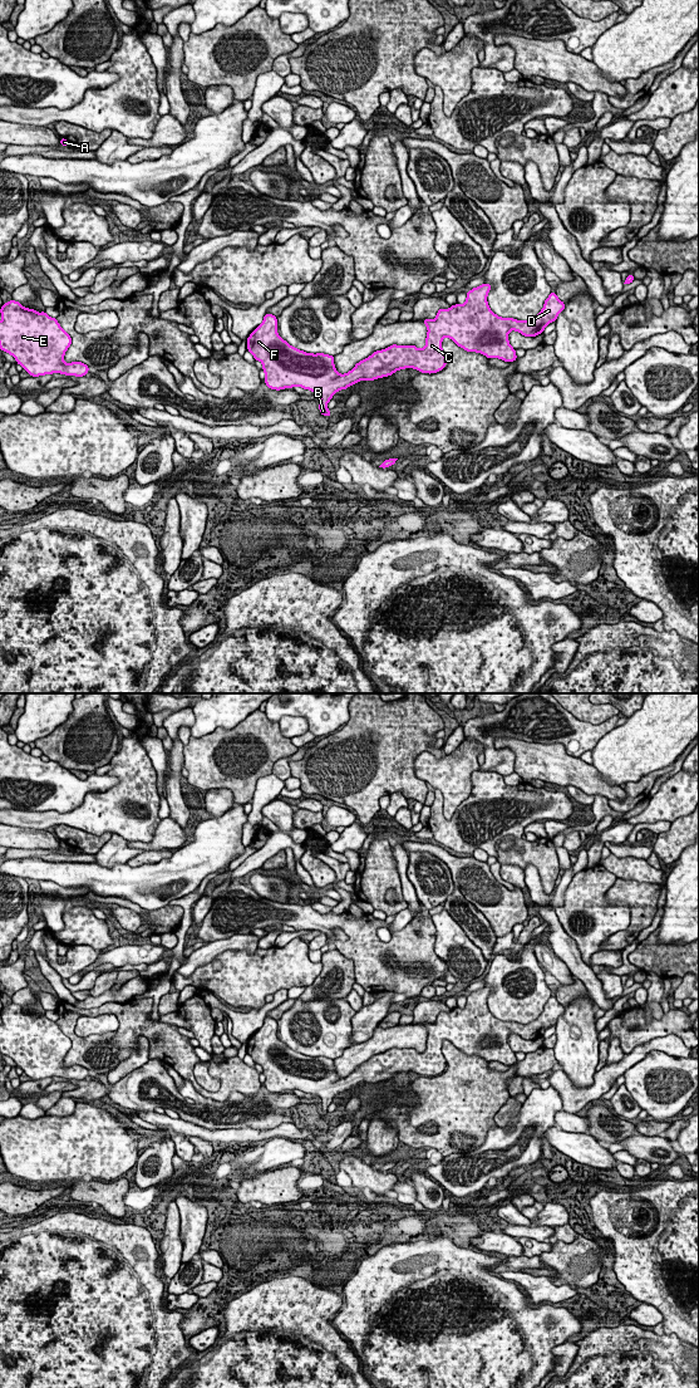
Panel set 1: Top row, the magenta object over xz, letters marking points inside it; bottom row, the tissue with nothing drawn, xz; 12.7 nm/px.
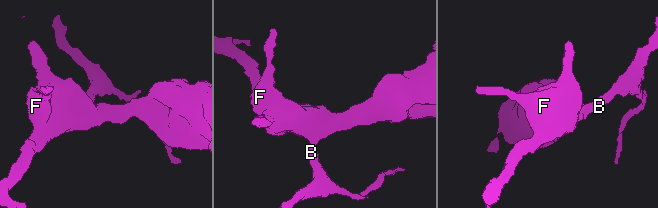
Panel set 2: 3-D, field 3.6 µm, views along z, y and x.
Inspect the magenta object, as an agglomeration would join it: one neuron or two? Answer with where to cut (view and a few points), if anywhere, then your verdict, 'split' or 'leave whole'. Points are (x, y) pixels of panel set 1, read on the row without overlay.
cut none; leave whole

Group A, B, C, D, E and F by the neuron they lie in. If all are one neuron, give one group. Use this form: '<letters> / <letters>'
A B C D E F

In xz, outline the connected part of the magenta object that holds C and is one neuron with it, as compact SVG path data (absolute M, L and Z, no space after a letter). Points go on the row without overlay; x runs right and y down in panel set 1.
M486 986L473 991L467 995L464 1007L457 1006L449 1012L439 1012L433 1024L423 1022L428 1033L423 1053L412 1048L393 1048L374 1055L345 1078L335 1073L334 1059L305 1056L284 1044L277 1038L277 1021L269 1016L246 1043L247 1054L262 1066L265 1088L270 1093L280 1094L297 1089L319 1097L320 1117L331 1120L328 1107L333 1099L361 1083L370 1085L405 1071L429 1078L442 1074L447 1068L442 1053L444 1040L467 1055L513 1065L517 1059L508 1045L508 1036L516 1034L525 1040L536 1040L543 1036L547 1027L556 1025L557 1019L565 1012L565 1006L552 995L542 1014L530 1024L501 1021L488 1010L487 999L491 991L492 987Z

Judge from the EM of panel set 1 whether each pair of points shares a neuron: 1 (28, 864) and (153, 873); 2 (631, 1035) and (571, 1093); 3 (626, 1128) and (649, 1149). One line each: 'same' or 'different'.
1: same
2: different
3: different

